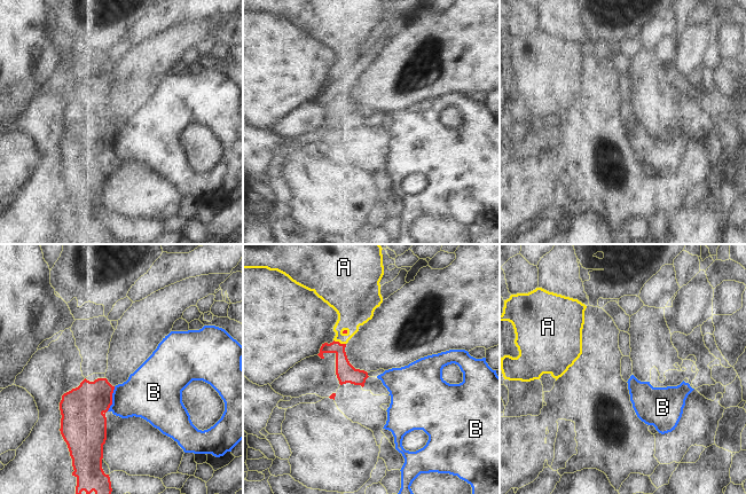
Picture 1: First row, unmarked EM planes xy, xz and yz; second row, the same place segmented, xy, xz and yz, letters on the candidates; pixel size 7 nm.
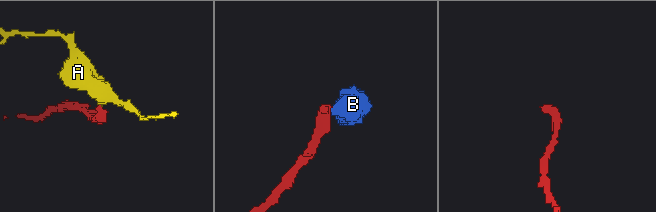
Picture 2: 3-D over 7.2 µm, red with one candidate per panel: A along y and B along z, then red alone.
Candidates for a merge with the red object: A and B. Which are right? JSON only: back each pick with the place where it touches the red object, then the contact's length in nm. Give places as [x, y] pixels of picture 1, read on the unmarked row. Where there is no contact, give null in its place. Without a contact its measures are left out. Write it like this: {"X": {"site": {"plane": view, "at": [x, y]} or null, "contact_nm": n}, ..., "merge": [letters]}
{"merge": []}

